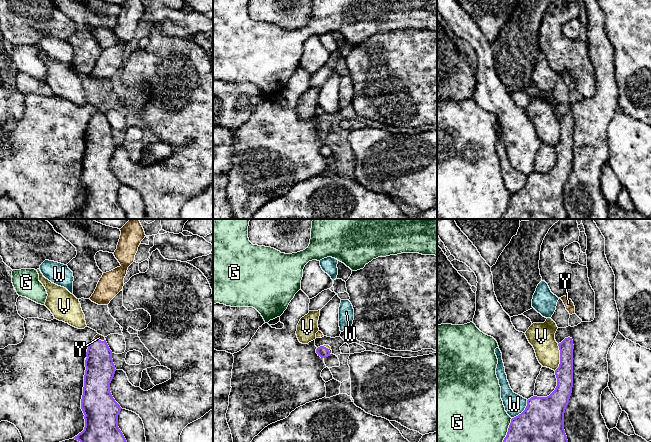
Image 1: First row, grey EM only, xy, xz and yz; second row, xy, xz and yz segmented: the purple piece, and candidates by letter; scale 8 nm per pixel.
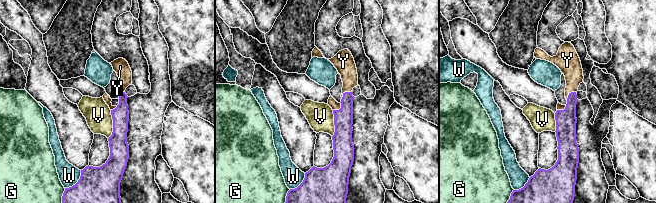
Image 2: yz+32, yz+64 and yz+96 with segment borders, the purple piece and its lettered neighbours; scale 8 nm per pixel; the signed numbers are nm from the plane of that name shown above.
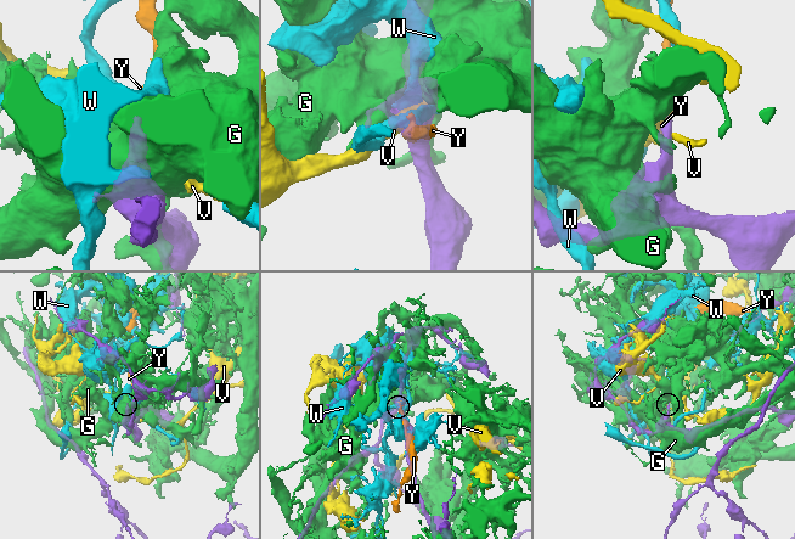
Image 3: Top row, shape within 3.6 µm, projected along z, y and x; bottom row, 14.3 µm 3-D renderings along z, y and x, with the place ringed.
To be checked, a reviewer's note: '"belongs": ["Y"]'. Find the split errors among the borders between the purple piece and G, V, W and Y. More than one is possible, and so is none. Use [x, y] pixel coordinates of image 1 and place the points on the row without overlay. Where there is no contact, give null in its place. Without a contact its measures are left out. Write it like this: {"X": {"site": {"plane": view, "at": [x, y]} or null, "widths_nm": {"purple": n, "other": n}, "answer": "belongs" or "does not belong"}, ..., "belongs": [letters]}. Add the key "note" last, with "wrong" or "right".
{"G": {"site": {"plane": "yz", "at": [508, 206]}, "widths_nm": {"purple": 480, "other": 480}, "answer": "does not belong"}, "V": {"site": {"plane": "yz", "at": [560, 133]}, "widths_nm": {"purple": 140, "other": 220}, "answer": "does not belong"}, "W": {"site": {"plane": "yz", "at": [523, 187]}, "widths_nm": {"purple": 480, "other": 170}, "answer": "does not belong"}, "Y": {"site": {"plane": "xy", "at": [100, 116]}, "widths_nm": {"purple": 240, "other": 50}, "answer": "belongs"}, "belongs": ["Y"], "note": "right"}

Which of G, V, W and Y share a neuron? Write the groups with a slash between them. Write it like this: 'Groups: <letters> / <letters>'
Groups: G / V / W / Y

